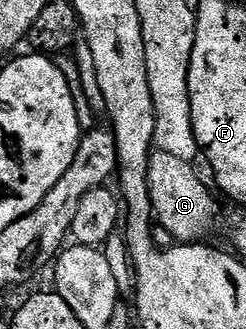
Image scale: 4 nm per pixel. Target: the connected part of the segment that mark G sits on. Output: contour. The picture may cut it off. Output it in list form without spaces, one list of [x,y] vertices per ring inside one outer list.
[[[156,150],[148,161],[147,183],[155,221],[180,244],[196,244],[207,239],[204,237],[216,214],[212,194],[207,184],[196,175],[196,168],[193,163],[178,160],[178,156],[170,156],[161,150]]]

